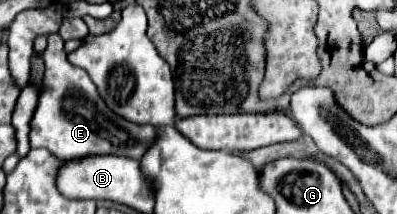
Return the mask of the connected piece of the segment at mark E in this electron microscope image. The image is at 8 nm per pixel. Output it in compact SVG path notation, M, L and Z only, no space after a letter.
M60 35L48 37L48 47L42 53L42 59L46 63L46 71L42 79L42 93L30 121L32 149L44 147L60 159L76 159L100 153L116 153L130 159L140 159L144 155L148 145L152 145L156 129L152 125L130 123L112 113L98 95L88 73L66 59L64 41Z

